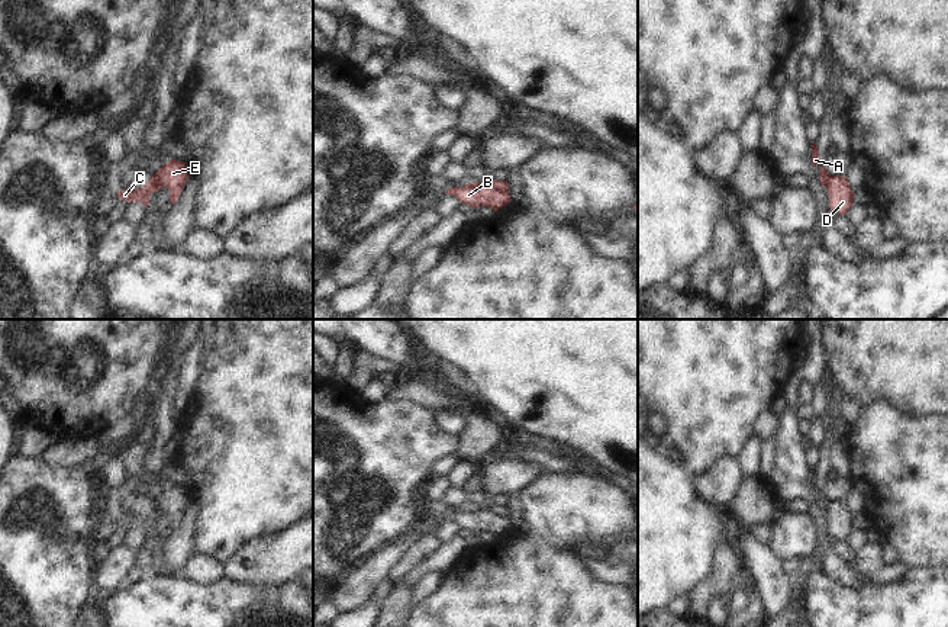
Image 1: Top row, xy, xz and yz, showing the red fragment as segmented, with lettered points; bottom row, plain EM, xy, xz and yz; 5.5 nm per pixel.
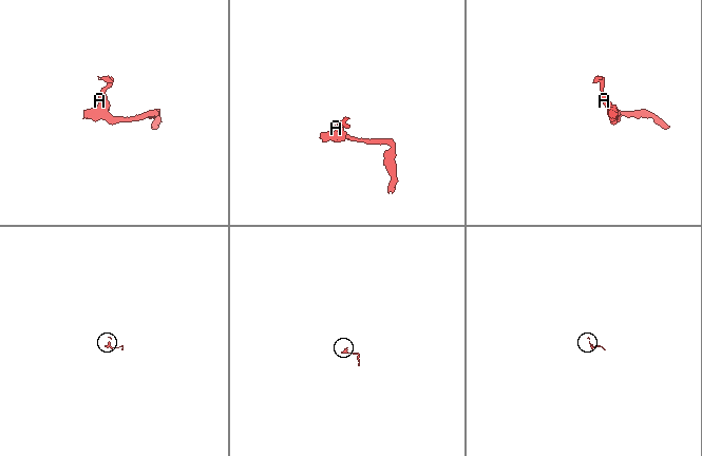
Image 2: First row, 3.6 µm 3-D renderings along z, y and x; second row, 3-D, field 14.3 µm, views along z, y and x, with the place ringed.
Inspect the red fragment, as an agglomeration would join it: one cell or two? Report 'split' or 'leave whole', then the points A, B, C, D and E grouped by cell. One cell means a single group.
split; A E / B C D

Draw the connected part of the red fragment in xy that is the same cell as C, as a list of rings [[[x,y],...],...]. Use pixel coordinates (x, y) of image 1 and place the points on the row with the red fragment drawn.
[[[152,179],[146,180],[144,187],[130,190],[130,192],[125,192],[125,190],[119,190],[117,193],[117,199],[126,200],[129,203],[132,202],[141,202],[145,208],[151,203],[149,196],[159,190],[161,187],[158,187]]]

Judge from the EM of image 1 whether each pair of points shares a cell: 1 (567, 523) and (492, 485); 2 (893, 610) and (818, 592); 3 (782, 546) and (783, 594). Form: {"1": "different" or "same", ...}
{"1": "different", "2": "same", "3": "different"}

